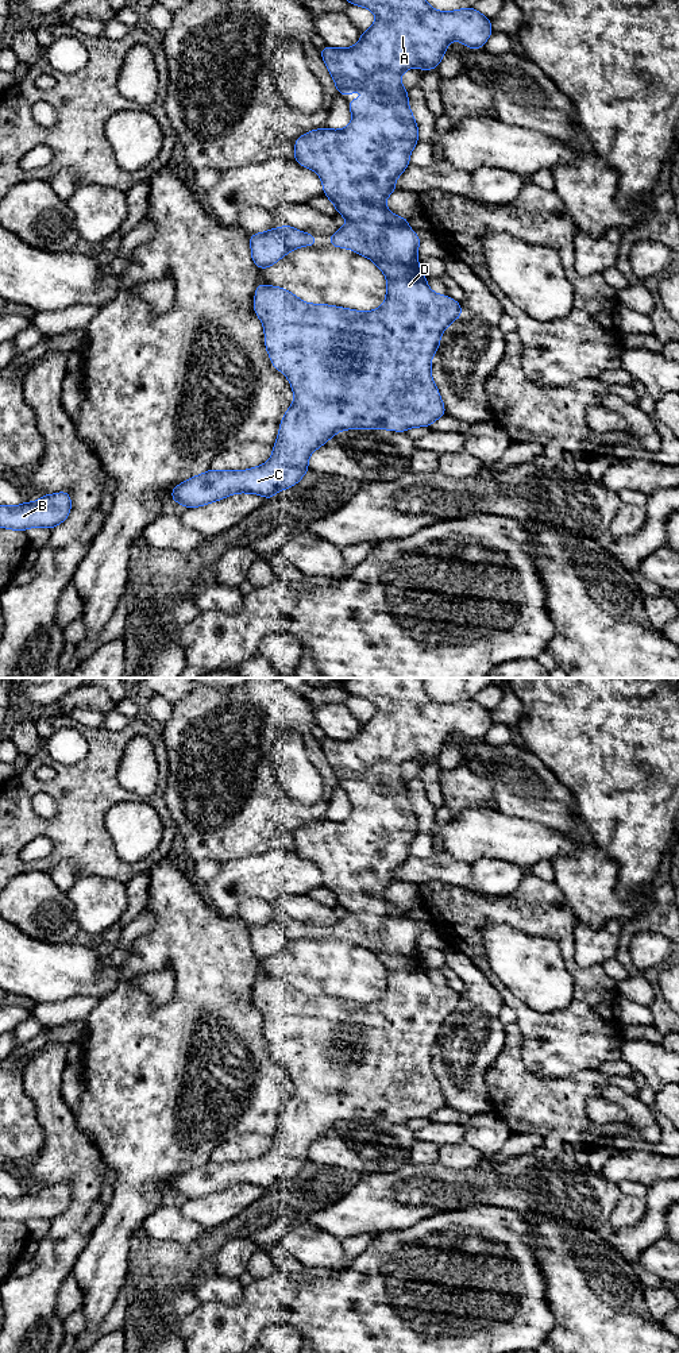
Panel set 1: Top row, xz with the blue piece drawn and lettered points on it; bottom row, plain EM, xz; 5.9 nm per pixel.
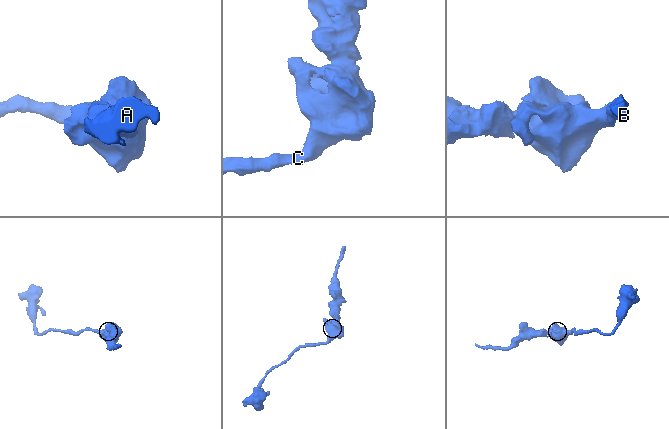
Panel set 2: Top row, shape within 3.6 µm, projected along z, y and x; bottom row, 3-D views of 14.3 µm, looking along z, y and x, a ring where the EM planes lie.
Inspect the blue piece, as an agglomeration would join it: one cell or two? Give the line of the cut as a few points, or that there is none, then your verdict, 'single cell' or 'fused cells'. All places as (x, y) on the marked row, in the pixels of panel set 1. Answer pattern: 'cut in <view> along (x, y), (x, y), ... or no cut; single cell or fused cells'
no cut; single cell

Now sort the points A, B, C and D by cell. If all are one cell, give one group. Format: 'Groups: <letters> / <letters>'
Groups: A B C D

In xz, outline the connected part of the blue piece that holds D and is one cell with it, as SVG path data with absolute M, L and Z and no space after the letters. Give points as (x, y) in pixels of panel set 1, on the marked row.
M425 0L347 1L373 11L377 16L374 24L362 32L360 41L350 49L327 46L319 51L339 95L362 90L366 96L348 101L352 120L347 128L319 128L300 136L294 142L294 159L320 176L324 196L333 203L337 213L350 221L328 236L329 244L350 248L371 259L387 278L386 300L378 309L359 312L325 304L306 304L289 290L263 282L256 286L254 311L263 323L265 346L271 365L288 377L294 401L283 415L273 455L266 463L243 471L209 469L201 475L193 475L177 485L170 494L171 500L185 508L202 506L235 493L261 494L270 501L277 492L298 483L309 471L310 454L343 429L382 428L405 432L414 427L431 427L435 420L445 416L444 404L431 375L431 359L439 348L443 331L462 317L462 305L429 289L427 277L418 267L417 247L421 239L408 227L409 217L396 216L386 208L386 197L398 190L394 182L410 165L409 155L418 142L417 123L409 108L408 90L401 85L401 74L412 68L421 68L424 72L437 69L451 41L460 41L471 50L481 49L494 30L490 19L474 7L441 12Z

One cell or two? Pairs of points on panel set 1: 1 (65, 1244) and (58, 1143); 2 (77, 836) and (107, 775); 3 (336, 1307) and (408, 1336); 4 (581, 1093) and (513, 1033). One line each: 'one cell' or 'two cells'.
1: one cell
2: one cell
3: one cell
4: one cell

